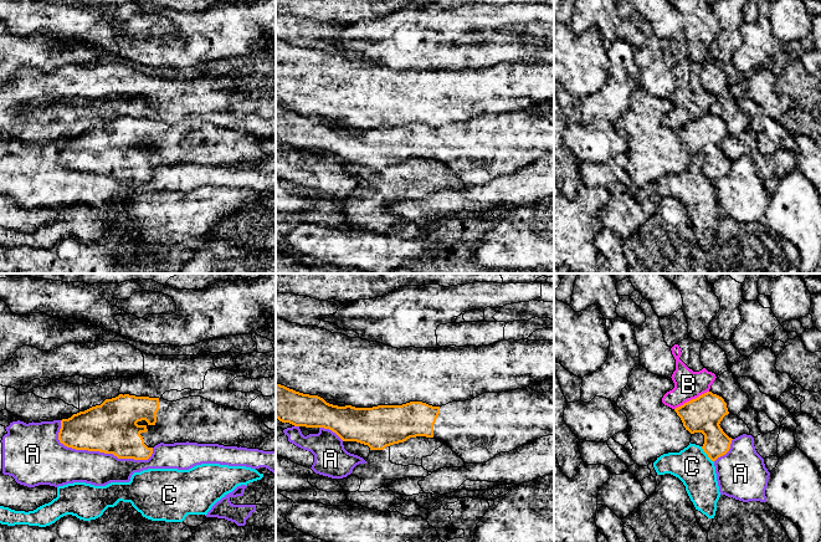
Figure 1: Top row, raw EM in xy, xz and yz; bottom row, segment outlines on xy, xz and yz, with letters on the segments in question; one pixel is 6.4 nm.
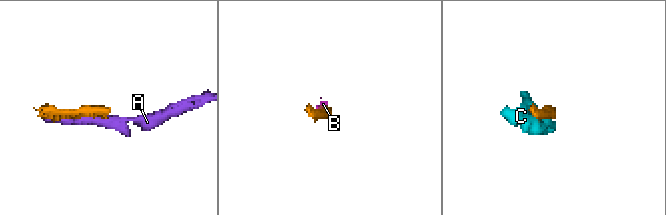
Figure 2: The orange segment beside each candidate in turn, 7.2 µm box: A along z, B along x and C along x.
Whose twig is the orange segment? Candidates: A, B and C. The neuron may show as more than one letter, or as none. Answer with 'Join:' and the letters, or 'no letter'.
Join: no letter

